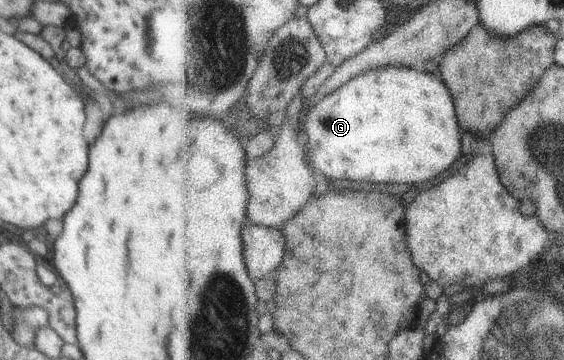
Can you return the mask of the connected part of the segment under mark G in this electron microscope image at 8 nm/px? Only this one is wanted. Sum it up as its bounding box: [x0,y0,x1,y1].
[305,66,463,188]

